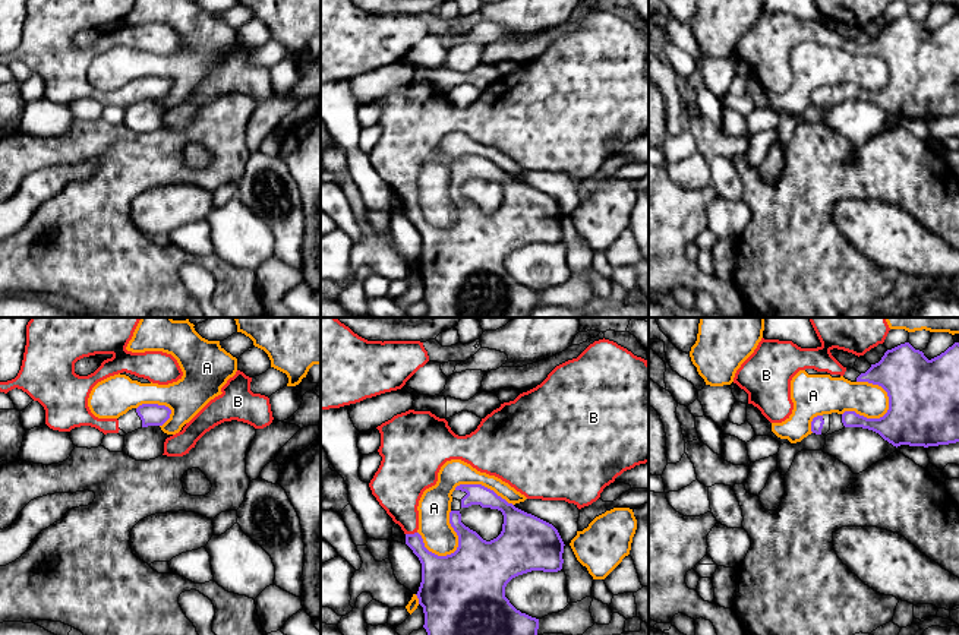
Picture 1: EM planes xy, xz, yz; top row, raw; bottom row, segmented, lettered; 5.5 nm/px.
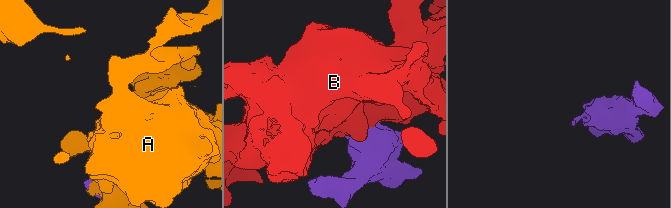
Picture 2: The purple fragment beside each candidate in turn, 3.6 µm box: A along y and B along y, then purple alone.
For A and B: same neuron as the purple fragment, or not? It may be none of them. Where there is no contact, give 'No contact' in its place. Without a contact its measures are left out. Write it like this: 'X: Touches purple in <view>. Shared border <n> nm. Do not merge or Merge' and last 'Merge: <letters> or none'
A: Touches purple in yz. Shared border 280 nm. Do not merge
B: Touches purple in xz. Shared border 70 nm. Merge
Merge: B

